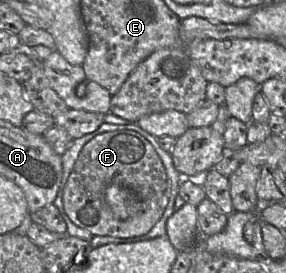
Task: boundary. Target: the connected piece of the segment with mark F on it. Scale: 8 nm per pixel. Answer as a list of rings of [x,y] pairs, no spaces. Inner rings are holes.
[[[121,128],[96,135],[82,148],[63,191],[63,205],[66,214],[79,227],[93,235],[129,238],[147,234],[160,220],[168,204],[169,180],[162,160],[153,146],[135,130]],[[118,184],[134,190],[141,199],[141,211],[126,220],[117,219],[105,199],[109,185]]]

